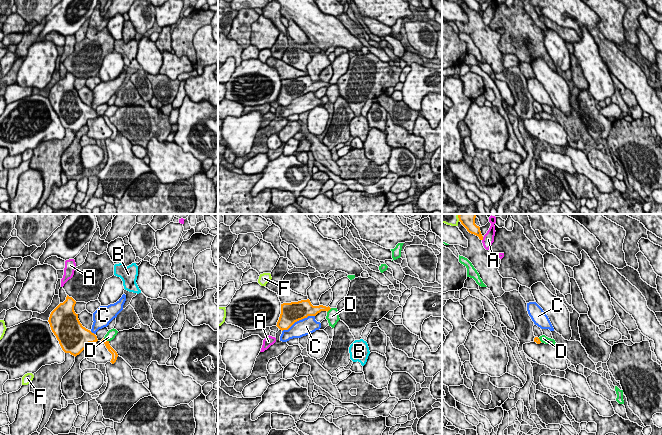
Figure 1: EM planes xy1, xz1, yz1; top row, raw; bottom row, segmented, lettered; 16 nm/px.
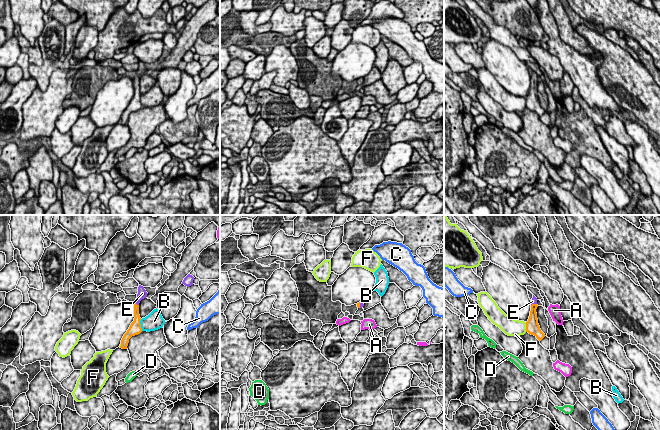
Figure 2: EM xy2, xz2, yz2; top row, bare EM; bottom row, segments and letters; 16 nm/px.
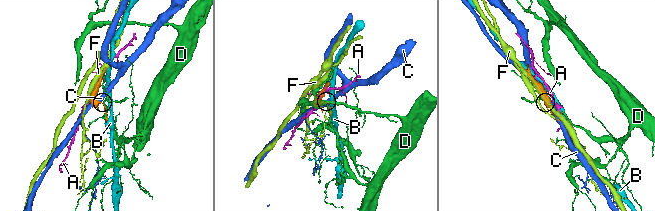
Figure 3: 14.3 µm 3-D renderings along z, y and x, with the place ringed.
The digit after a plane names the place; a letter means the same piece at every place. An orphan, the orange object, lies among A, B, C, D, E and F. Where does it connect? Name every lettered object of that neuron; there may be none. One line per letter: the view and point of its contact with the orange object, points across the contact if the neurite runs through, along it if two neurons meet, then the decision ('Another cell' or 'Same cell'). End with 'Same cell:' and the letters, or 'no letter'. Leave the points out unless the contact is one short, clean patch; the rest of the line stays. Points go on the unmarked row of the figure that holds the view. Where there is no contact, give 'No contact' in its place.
A: Touches orange at yz1 (482, 15). Boundary: yz1 (483, 13), (482, 16). Another cell
B: Touches orange at xy2 (140, 101). Boundary: xy2 (140, 95), (142, 106). Another cell
C: Touches orange at xz1 (298, 96). Another cell
D: Touches orange at xy1 (106, 116). Boundary: xy1 (103, 114), (108, 117). Another cell
E: Touches orange at xy2 (135, 79). Path across: xy2 (137, 94), (135, 79), (142, 69). Same cell
F: Touches orange at yz2 (526, 103). Another cell
Same cell: E

